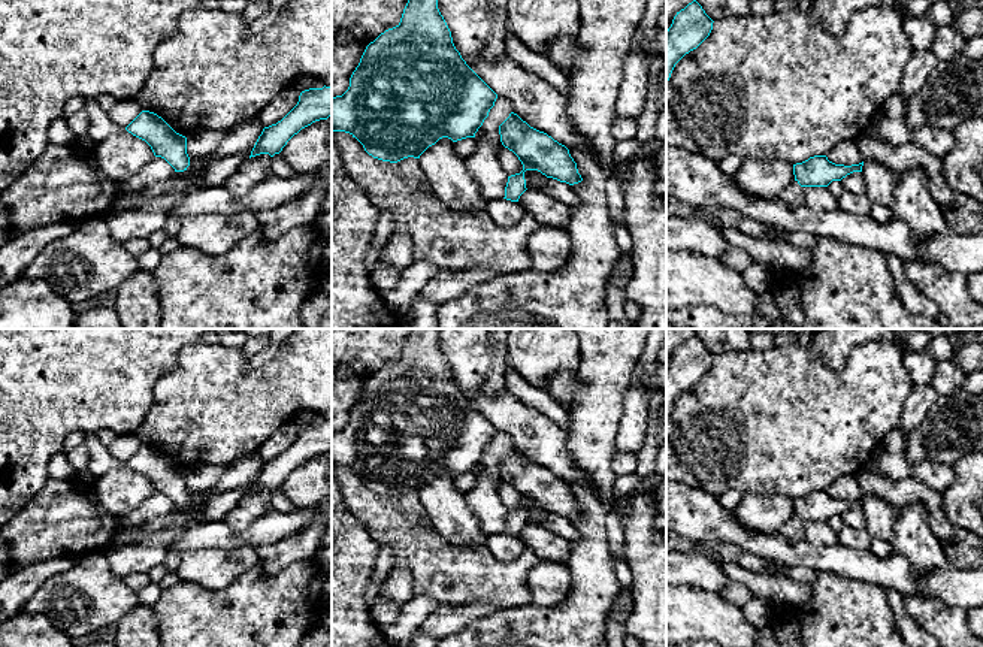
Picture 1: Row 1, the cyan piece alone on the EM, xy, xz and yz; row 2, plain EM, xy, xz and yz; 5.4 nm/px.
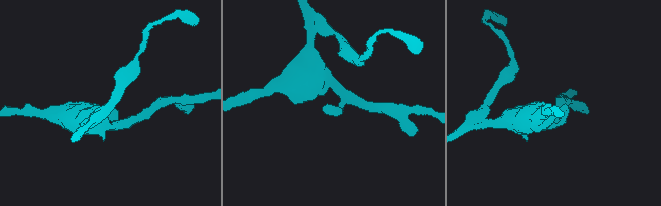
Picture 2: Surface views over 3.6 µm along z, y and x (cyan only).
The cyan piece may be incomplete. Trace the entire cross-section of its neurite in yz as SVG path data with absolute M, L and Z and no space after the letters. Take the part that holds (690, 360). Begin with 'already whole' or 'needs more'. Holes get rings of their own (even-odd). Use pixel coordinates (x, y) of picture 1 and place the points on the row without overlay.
already whole | M696 335L677 347L666 365L666 418L675 399L710 371L713 357Z

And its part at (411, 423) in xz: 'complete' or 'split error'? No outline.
complete

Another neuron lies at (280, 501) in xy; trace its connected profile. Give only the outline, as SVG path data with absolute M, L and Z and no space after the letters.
M275 489L270 492L270 502L272 508L281 511L281 513L293 513L297 511L299 508L285 496L282 489Z

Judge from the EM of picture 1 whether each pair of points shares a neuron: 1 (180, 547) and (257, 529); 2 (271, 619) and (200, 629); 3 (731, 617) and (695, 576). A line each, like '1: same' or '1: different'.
1: same
2: same
3: different

